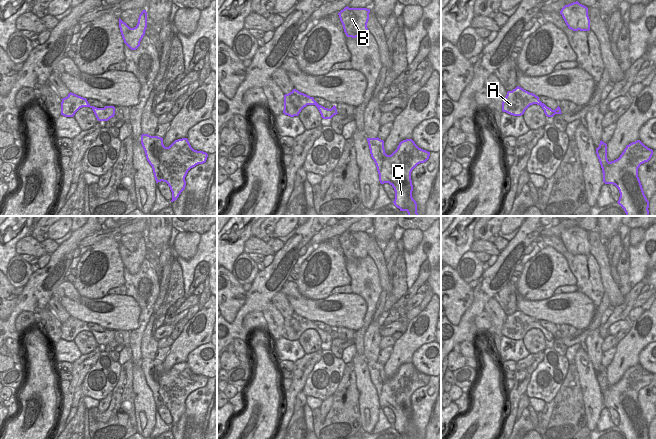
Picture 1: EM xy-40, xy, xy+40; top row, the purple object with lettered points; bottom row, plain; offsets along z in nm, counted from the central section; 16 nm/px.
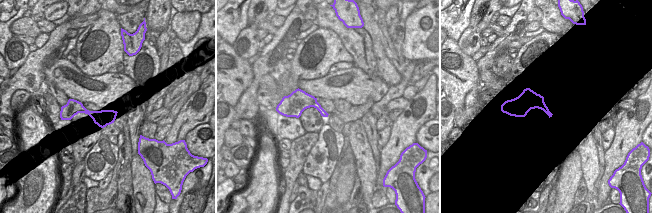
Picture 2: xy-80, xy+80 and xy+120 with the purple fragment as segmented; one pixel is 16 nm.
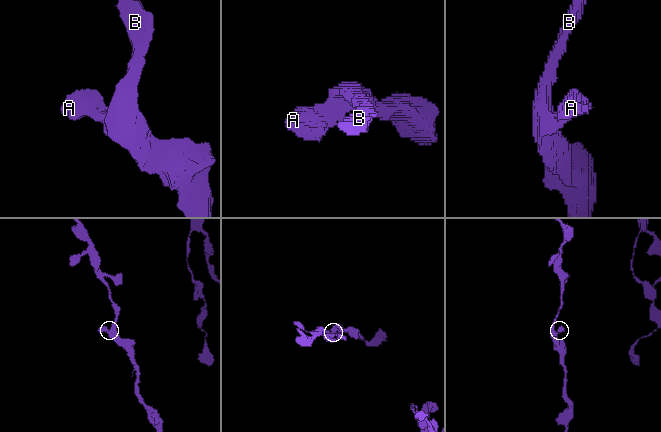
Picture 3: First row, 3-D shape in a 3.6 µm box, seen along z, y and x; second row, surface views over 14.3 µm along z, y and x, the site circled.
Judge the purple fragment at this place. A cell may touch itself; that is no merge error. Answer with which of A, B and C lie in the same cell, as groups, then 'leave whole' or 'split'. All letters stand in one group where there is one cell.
A B C | leave whole

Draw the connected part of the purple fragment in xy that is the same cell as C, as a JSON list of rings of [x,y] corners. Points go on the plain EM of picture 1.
[[[377,361],[367,362],[367,365],[380,407],[389,407],[394,412],[394,429],[408,439],[418,439],[417,427],[412,421],[411,396],[418,388],[429,383],[430,376],[419,372],[412,363],[406,363],[391,379],[387,379],[383,364]]]

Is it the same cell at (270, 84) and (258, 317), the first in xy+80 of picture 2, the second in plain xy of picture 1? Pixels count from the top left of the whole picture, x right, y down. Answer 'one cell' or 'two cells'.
two cells

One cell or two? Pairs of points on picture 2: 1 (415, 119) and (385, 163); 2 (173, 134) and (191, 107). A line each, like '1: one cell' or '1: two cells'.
1: one cell
2: one cell

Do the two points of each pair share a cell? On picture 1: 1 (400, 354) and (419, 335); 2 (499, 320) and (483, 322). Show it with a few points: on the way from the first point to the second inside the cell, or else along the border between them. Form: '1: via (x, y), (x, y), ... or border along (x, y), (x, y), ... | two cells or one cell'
1: via (405, 349), (414, 340) | one cell
2: border along (483, 310), (490, 318), (490, 328) | two cells

